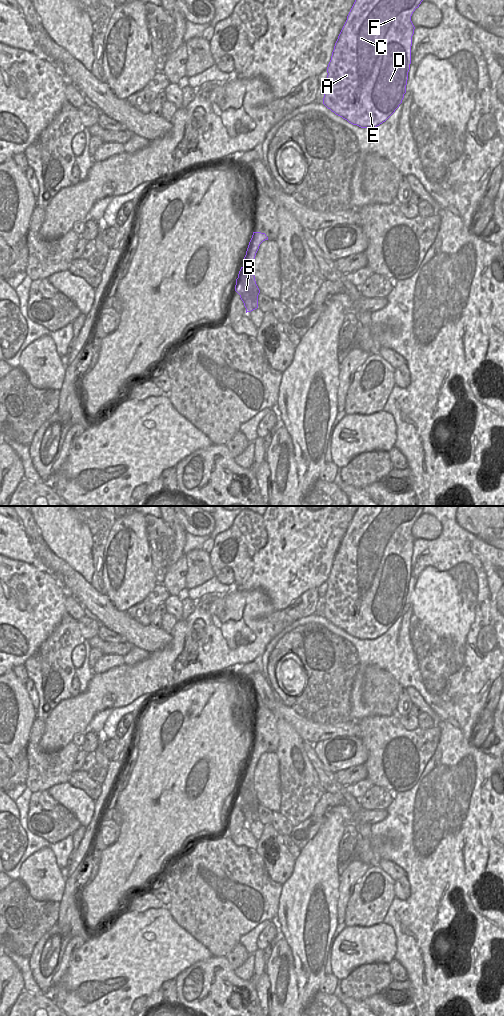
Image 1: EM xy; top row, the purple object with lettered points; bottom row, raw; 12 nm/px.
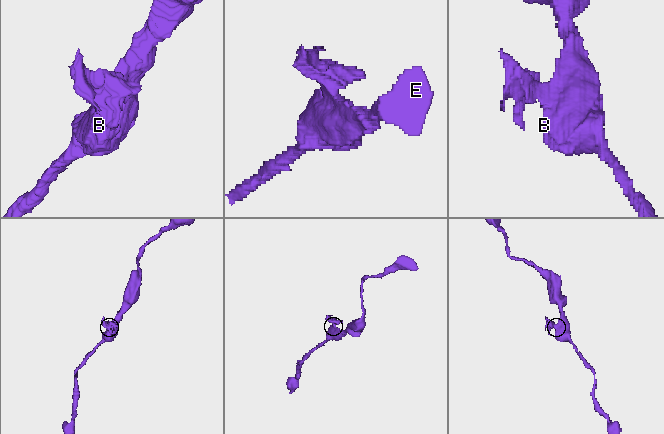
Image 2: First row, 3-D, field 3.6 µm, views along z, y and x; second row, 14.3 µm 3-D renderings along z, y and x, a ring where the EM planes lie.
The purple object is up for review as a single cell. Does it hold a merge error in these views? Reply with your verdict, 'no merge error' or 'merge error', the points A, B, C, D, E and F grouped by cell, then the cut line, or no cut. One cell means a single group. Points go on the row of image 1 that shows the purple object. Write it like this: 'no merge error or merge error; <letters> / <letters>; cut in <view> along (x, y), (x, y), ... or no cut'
no merge error; A B C D E F; no cut

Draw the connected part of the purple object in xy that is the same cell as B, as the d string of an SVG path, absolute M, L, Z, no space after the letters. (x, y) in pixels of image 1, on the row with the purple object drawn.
M253 232L243 260L243 262L249 263L250 267L248 269L241 267L236 279L235 291L240 295L246 308L246 313L258 308L260 290L255 281L254 260L260 244L265 240L268 240L265 233Z

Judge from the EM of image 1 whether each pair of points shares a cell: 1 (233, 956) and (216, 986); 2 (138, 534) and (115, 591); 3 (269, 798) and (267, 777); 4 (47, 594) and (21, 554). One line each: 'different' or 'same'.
1: different
2: same
3: same
4: different

